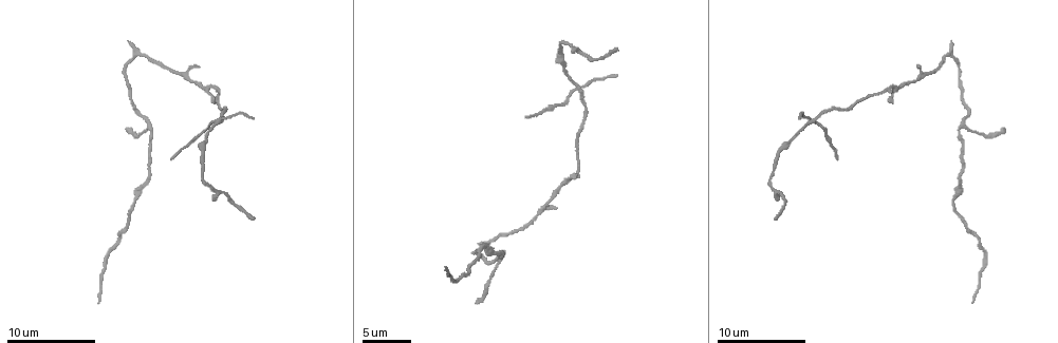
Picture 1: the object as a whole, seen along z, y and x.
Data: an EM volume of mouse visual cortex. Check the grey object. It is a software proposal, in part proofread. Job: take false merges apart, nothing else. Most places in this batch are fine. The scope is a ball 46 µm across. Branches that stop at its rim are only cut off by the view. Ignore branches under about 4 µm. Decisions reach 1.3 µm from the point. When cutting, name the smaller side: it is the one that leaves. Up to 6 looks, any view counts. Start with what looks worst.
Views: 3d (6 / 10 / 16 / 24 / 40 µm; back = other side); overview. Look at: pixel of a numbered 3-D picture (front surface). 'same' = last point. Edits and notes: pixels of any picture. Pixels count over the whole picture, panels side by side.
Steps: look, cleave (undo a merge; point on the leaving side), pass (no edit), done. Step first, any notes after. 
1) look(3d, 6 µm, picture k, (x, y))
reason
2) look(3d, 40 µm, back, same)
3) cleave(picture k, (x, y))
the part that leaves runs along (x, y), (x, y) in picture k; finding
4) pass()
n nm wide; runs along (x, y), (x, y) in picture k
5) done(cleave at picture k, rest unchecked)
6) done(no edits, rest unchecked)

look(3d, 10 µm, picture 1, (219, 122))
four or more arms meet

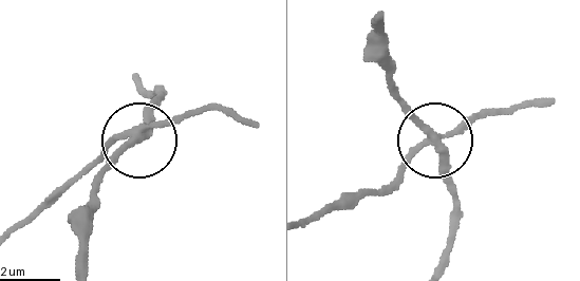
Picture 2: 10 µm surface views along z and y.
look(3d, 6 µm, picture 2, (134, 138))

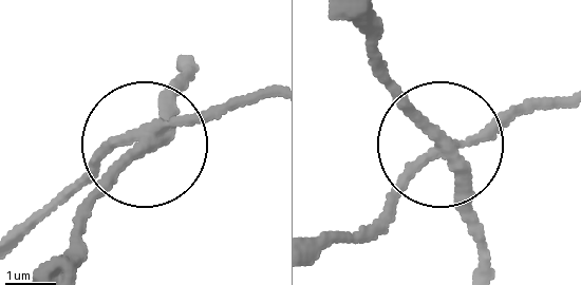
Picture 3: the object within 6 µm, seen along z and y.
cleave(picture 3, (97, 156))
240 nm wide; the part that leaves runs along (147, 134), (24, 219) in picture 3; two neurons meet here

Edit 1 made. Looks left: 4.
look(3d, 10 µm, picture 1, (204, 182))
calibre changes

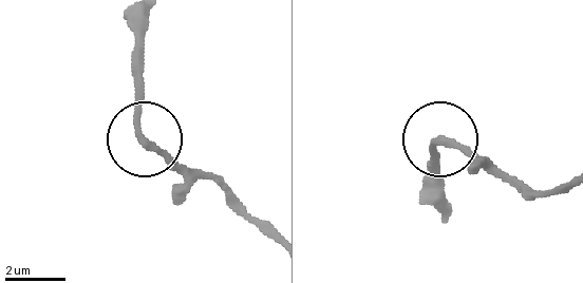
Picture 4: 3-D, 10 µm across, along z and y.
look(3d, 6 µm, picture 4, (448, 143))
zoom in

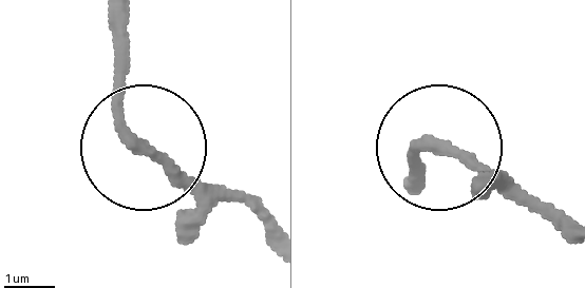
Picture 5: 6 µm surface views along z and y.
pass()
runs along (420, 188), (420, 151), (446, 151), (555, 222) in picture 5; continuous, no second neuron

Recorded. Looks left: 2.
look(3d, 6 µm, picture 1, (954, 198))
calibre changes

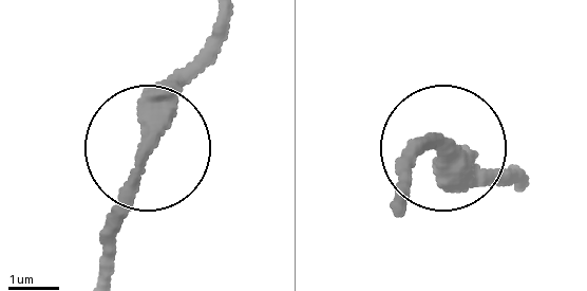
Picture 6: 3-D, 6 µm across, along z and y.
pass()
runs along (516, 185), (446, 143), (403, 168) in picture 6; all the same neuron

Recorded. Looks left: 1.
done(cleave at picture 3, rest unchecked)

